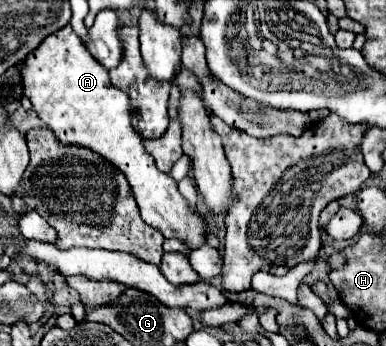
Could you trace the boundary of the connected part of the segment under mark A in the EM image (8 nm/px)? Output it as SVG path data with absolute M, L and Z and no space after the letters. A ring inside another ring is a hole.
M70 25L44 39L44 43L24 59L24 95L32 101L34 111L46 127L54 131L60 143L90 147L126 175L144 223L158 229L164 239L180 239L190 249L206 241L206 221L190 209L178 191L178 183L168 173L158 171L142 145L142 137L134 131L128 95L112 87L108 71L88 53Z

